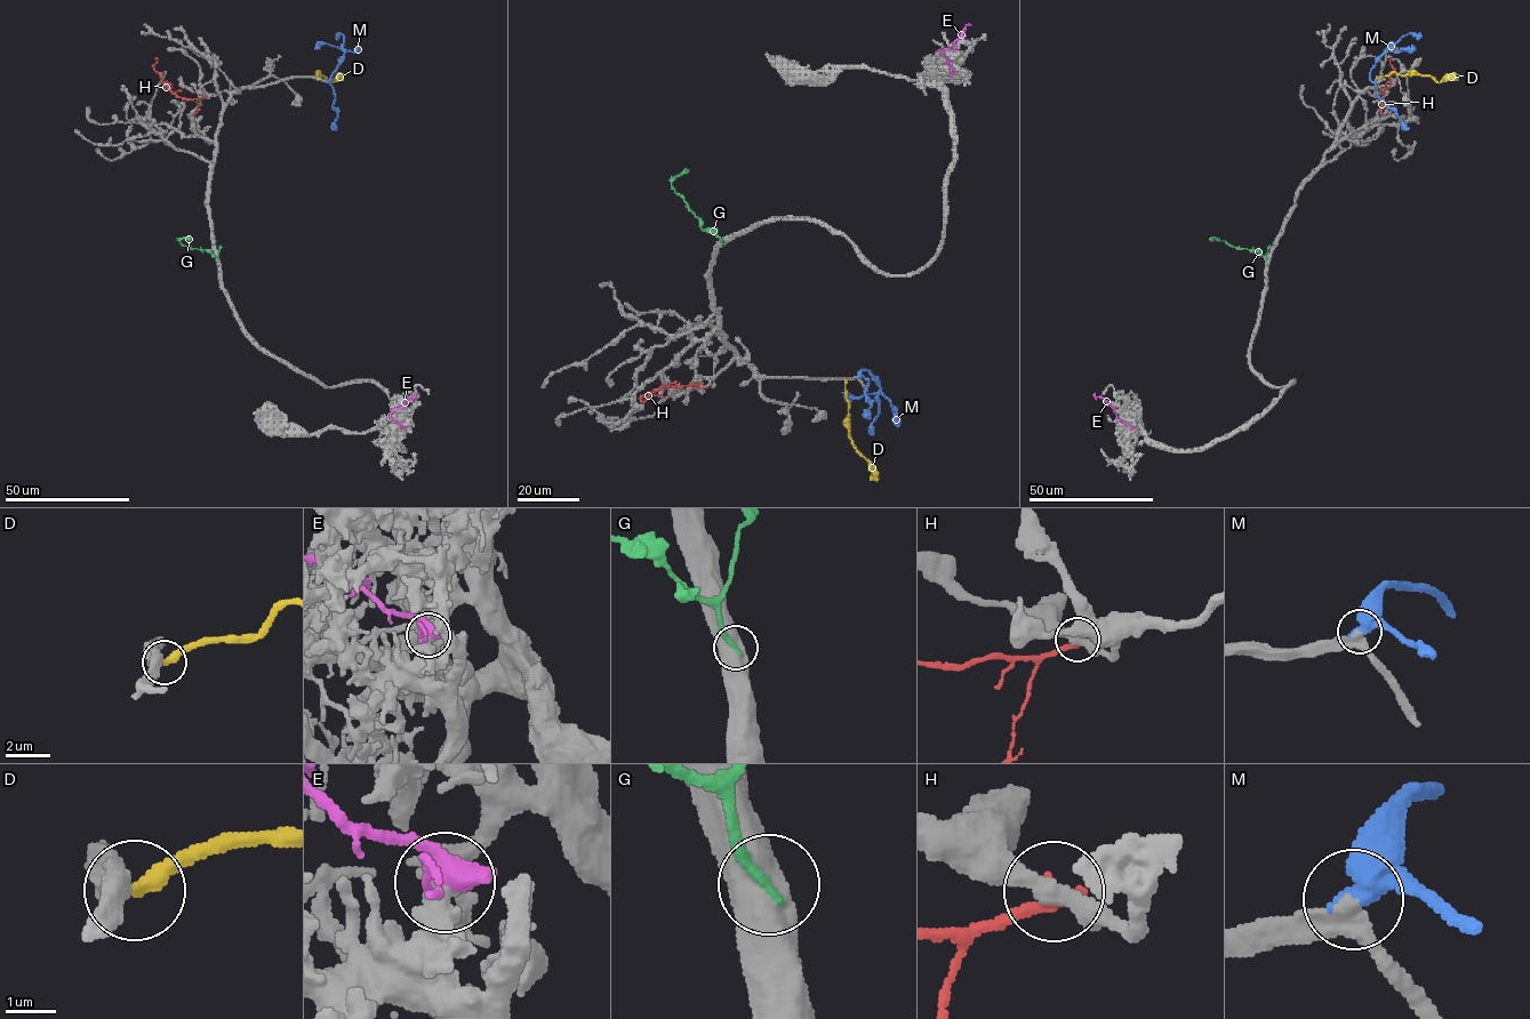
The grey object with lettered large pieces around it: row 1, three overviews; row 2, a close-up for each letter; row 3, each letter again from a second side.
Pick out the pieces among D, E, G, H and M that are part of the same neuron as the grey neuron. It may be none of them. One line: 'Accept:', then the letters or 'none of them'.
Accept: D, M

